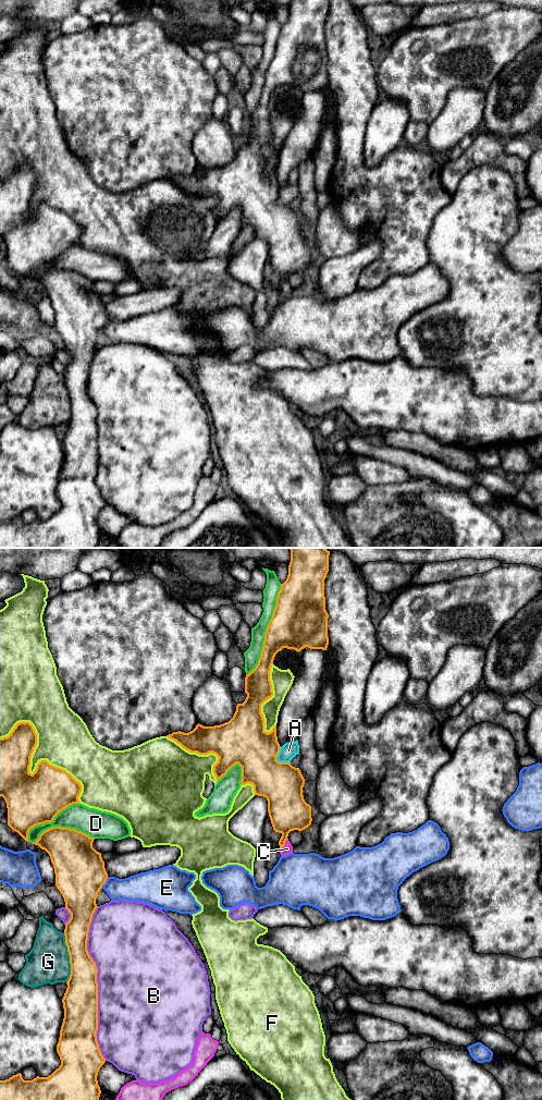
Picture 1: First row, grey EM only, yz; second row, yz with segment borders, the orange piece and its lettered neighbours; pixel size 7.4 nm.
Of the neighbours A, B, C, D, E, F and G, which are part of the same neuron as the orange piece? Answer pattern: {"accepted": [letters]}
{"accepted": ["C"]}

